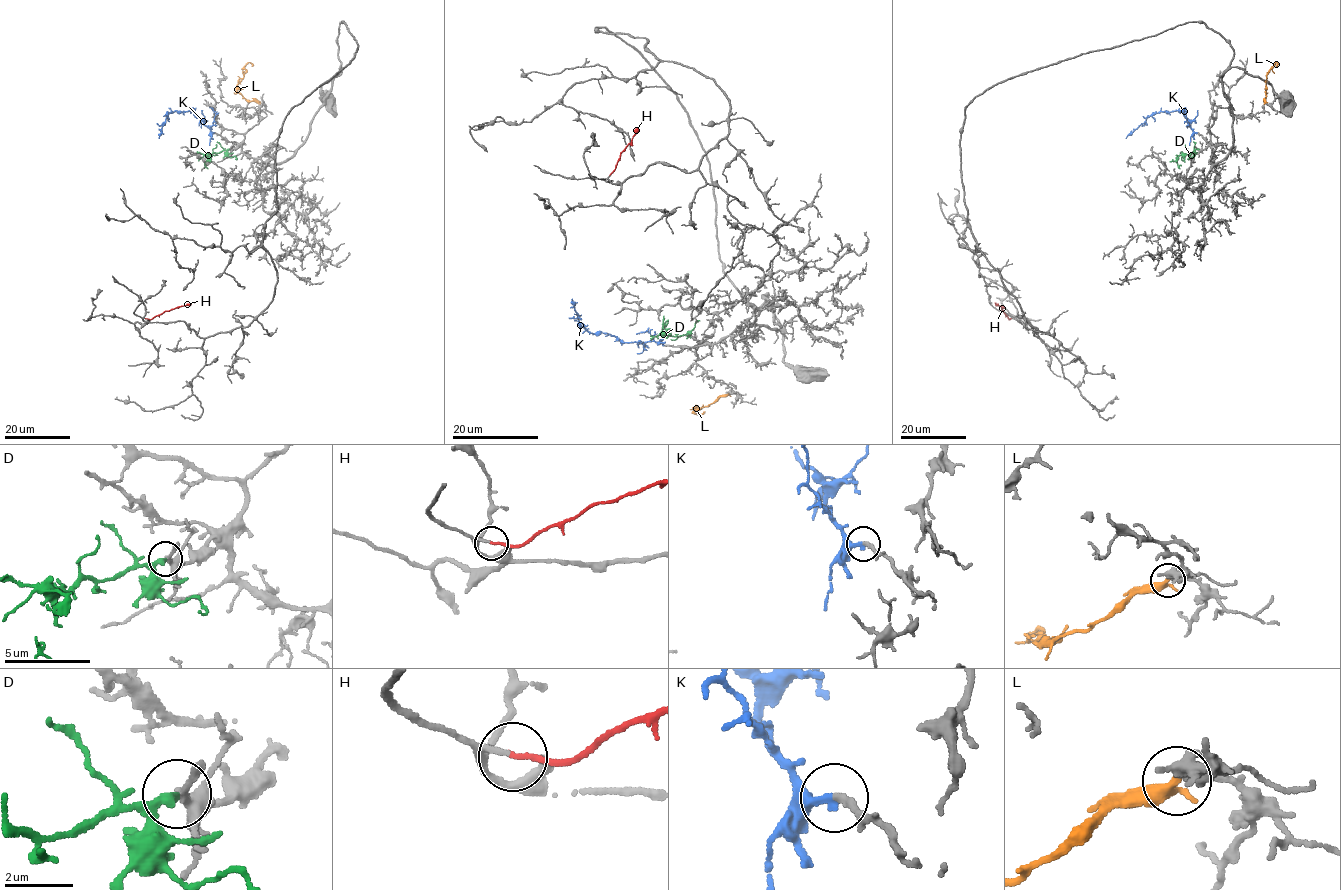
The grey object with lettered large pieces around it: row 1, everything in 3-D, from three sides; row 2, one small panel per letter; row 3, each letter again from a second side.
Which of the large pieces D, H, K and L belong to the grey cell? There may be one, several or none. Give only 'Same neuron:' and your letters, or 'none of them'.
Same neuron: H, K, L

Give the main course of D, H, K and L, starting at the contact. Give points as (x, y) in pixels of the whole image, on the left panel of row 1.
D: (229, 148), (208, 154), (204, 163), (208, 168)
H: (145, 319), (193, 302)
K: (213, 132), (192, 112), (174, 111), (168, 112), (159, 138)
L: (259, 103), (249, 101), (237, 90), (237, 85), (246, 71), (244, 67), (249, 62), (251, 66)

